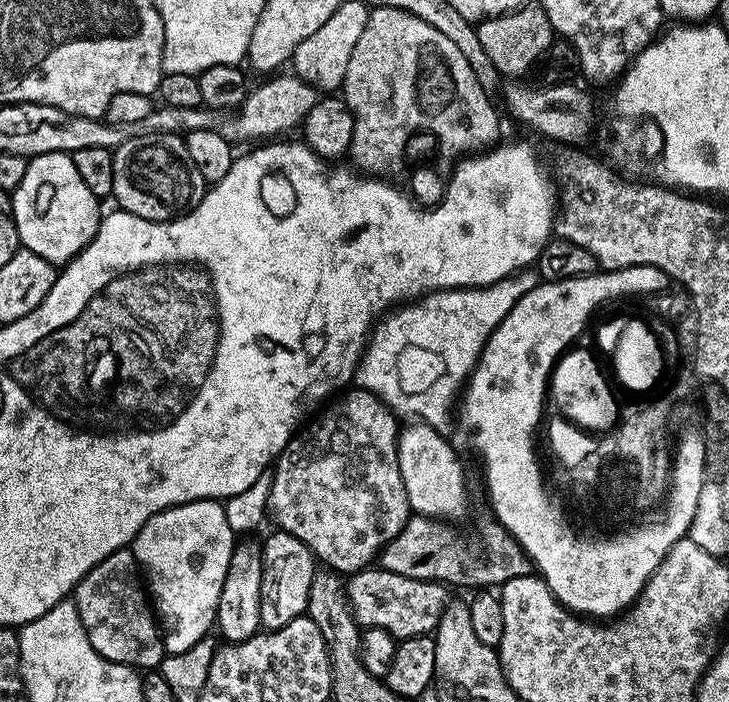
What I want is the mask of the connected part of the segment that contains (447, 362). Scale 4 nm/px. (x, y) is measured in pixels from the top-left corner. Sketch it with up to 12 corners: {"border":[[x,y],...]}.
{"border":[[517,274],[434,292],[375,325],[355,383],[444,430]]}

